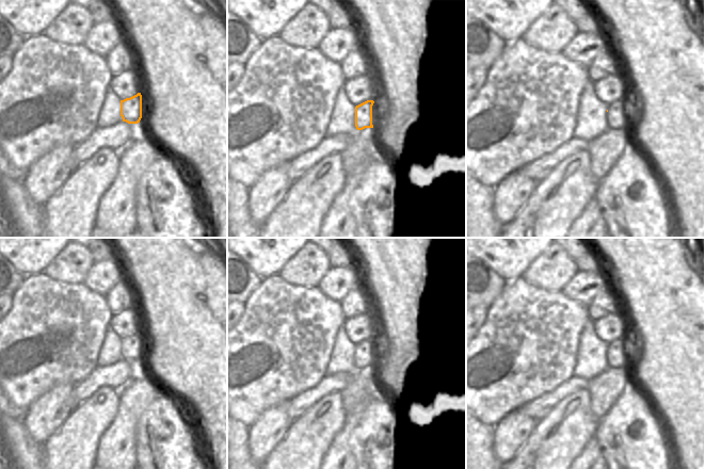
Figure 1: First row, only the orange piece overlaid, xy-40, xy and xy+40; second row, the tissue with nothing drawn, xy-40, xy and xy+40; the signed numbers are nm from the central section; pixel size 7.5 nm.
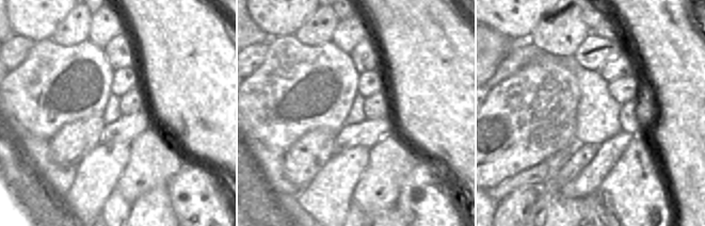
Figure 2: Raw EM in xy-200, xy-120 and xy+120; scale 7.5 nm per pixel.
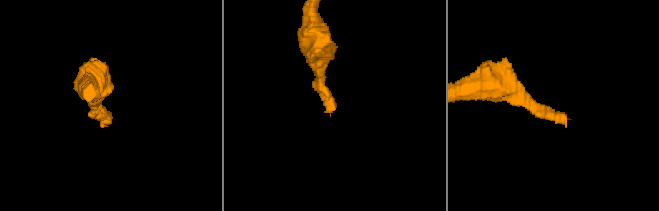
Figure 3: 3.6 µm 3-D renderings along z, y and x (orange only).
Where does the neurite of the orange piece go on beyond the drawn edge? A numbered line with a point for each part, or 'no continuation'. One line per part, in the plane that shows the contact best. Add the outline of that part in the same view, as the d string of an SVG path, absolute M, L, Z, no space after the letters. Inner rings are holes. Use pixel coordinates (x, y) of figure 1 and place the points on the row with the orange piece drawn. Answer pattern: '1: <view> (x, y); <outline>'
1: xy (380, 117); M385 99L375 101L372 106L372 125L375 130L386 130L389 127L387 103Z

